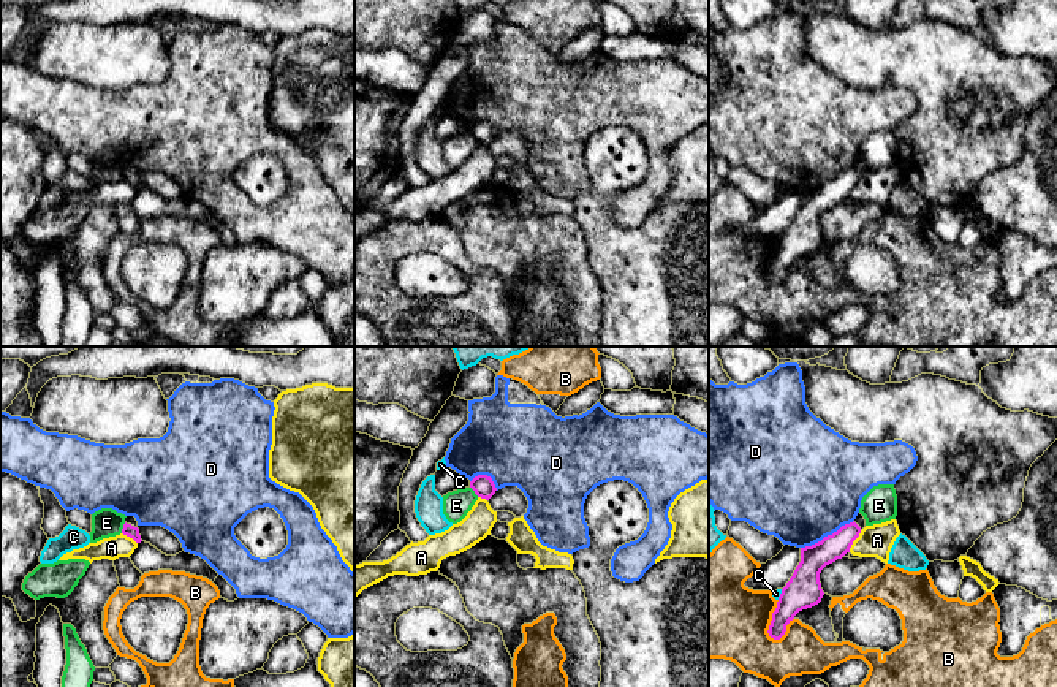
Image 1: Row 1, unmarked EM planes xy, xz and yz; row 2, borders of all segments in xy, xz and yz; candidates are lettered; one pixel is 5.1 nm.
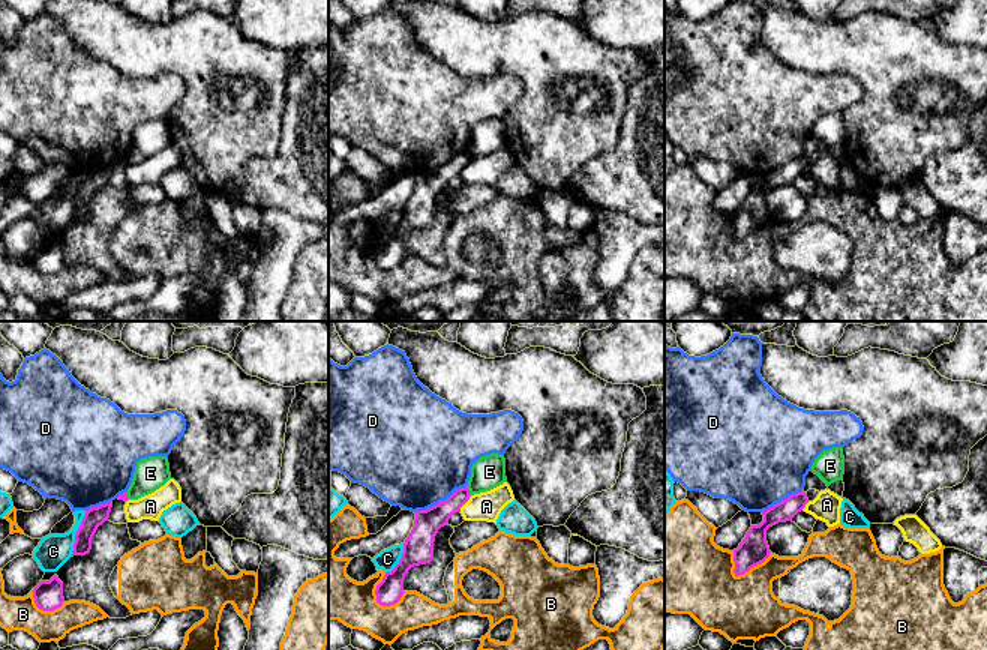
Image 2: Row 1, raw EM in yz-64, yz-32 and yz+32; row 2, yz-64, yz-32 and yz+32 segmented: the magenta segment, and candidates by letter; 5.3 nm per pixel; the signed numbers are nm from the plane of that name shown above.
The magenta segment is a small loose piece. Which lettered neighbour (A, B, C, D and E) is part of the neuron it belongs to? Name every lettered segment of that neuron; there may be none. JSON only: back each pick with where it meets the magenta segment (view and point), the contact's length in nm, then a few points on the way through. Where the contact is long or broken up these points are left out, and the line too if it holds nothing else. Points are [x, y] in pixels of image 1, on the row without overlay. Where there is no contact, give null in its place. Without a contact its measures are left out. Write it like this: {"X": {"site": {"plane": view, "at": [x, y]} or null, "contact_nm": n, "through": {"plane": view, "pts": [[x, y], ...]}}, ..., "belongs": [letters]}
{"belongs": []}

